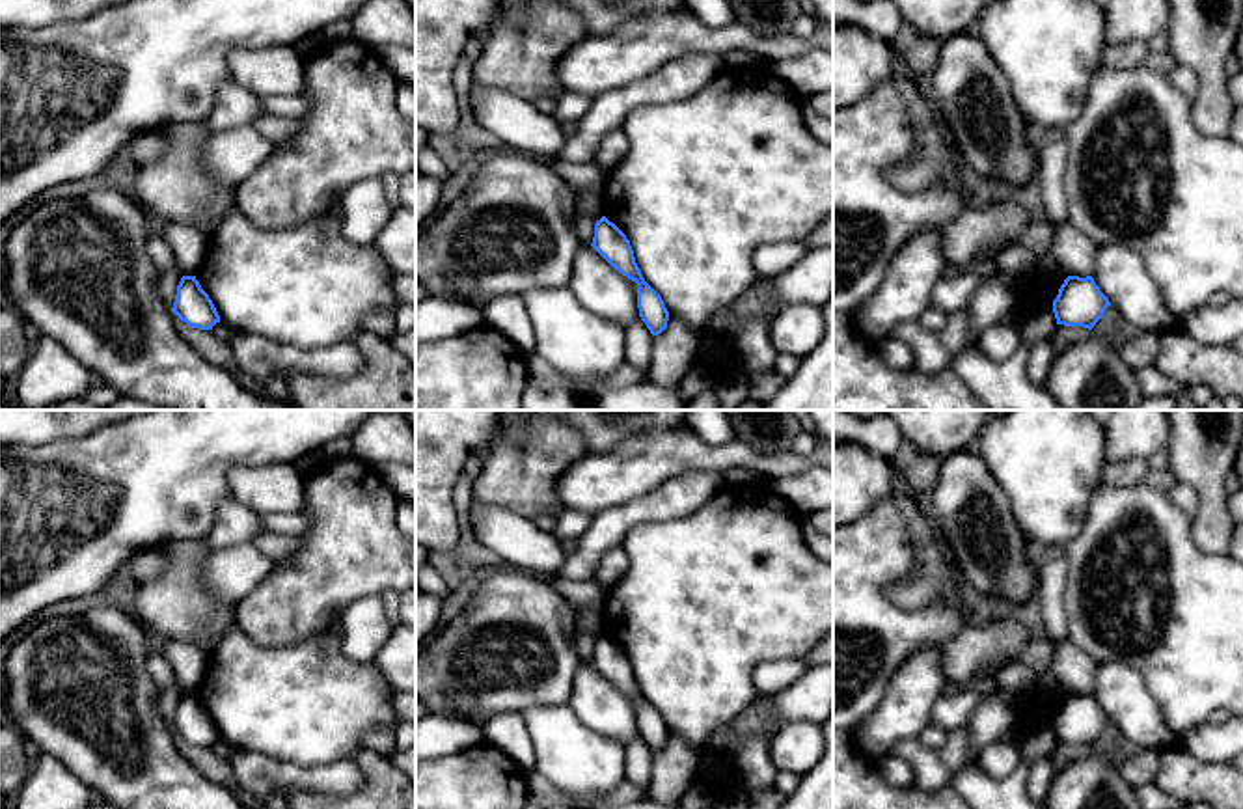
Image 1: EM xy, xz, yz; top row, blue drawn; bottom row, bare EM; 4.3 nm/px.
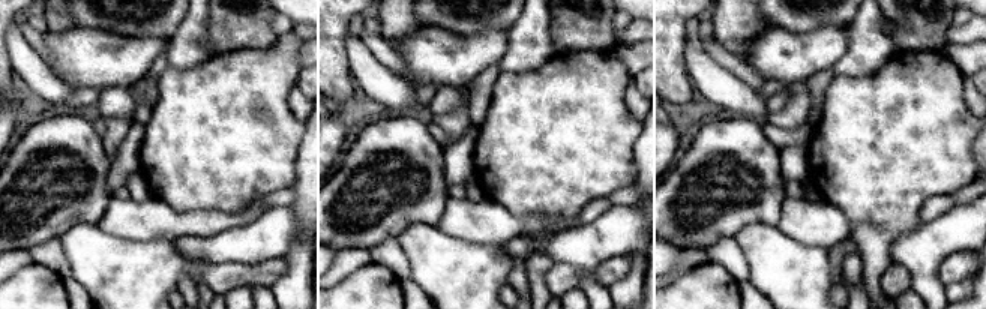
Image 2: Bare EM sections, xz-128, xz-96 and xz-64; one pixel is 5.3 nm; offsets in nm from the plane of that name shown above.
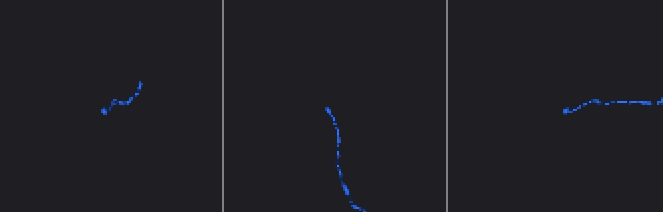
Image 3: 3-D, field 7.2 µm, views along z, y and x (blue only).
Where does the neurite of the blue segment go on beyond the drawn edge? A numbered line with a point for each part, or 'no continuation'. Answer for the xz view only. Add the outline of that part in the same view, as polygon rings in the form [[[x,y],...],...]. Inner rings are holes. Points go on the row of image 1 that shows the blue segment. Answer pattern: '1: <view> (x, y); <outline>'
no continuation

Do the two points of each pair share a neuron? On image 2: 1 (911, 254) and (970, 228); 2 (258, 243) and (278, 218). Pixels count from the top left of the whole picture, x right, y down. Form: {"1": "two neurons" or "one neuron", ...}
{"1": "one neuron", "2": "one neuron"}

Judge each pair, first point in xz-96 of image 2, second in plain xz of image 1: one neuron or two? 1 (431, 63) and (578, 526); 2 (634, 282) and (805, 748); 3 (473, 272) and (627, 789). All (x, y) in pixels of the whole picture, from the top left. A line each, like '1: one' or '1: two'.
1: two
2: two
3: two

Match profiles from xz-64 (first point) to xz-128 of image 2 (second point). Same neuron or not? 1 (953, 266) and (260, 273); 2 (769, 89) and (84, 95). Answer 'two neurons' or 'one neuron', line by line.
1: one neuron
2: one neuron

